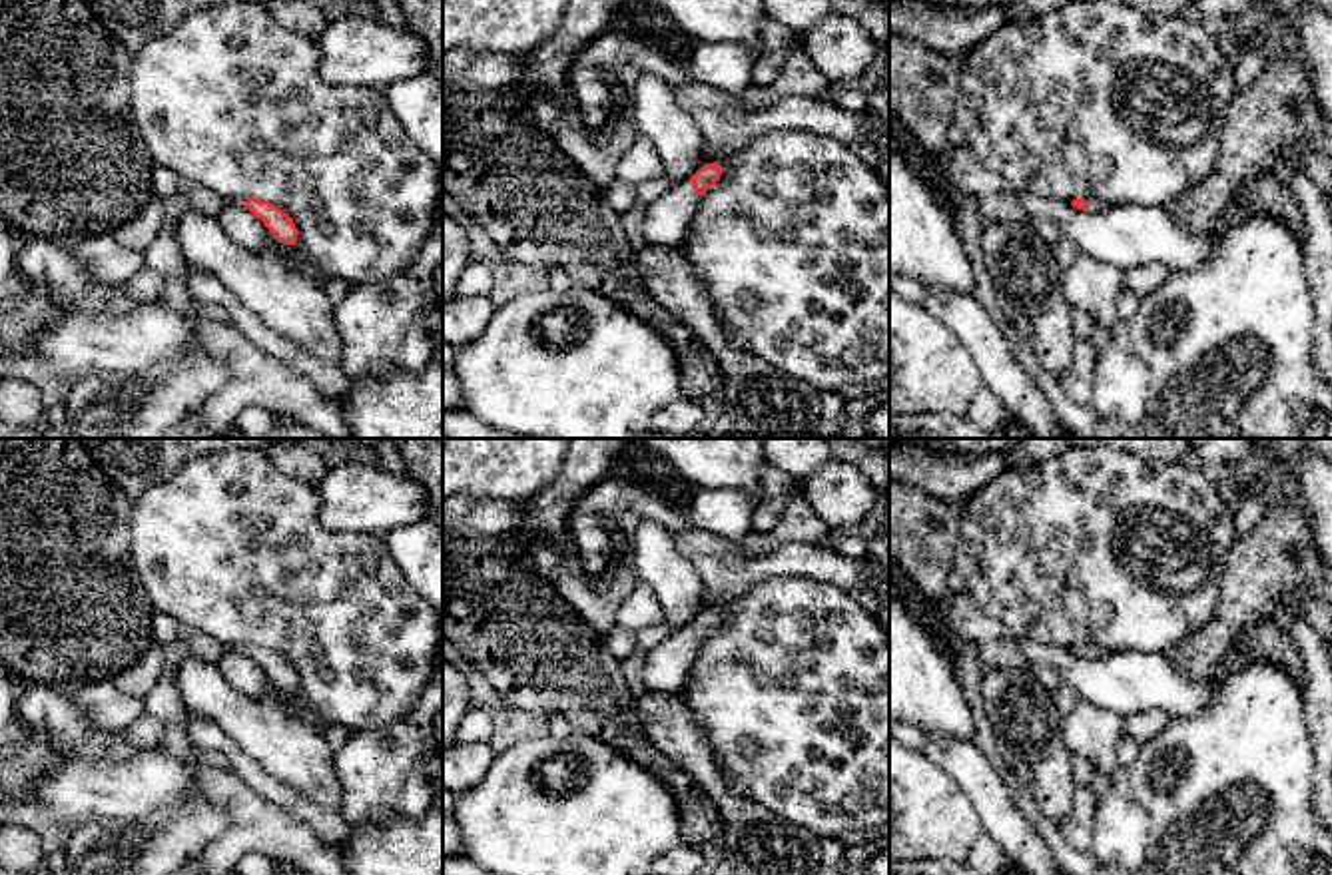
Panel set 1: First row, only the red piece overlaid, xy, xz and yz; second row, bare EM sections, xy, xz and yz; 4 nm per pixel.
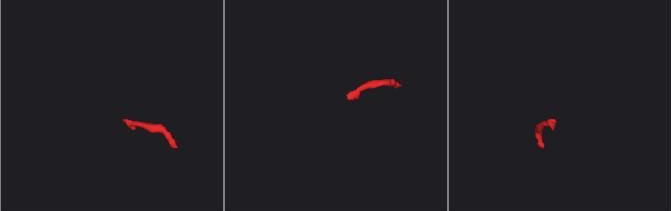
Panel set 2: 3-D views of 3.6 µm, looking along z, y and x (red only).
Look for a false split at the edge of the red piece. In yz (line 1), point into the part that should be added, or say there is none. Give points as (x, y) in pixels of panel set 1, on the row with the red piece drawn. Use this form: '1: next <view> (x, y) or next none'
1: next yz (1095, 204)

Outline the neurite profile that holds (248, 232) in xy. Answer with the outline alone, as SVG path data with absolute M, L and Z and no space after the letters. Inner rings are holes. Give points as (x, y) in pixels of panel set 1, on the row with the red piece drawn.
M233 203L223 205L217 223L237 247L253 255L265 251L273 241L273 235L261 219L257 219L249 209Z

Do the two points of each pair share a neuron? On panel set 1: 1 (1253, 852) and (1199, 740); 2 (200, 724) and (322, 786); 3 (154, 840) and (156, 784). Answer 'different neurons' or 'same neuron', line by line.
1: same neuron
2: different neurons
3: different neurons

